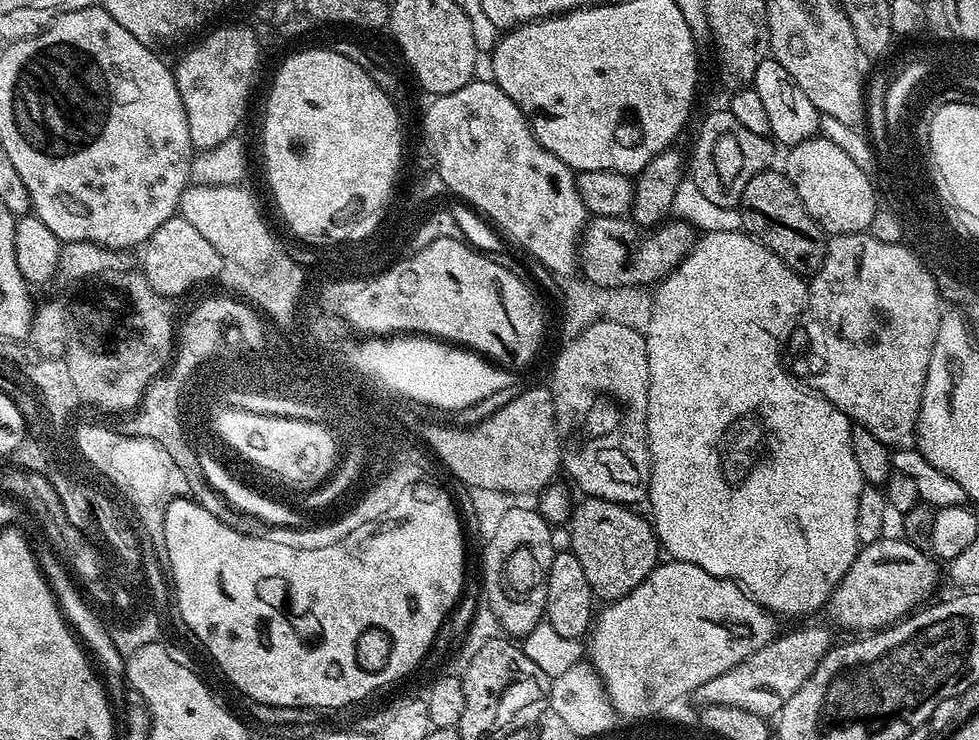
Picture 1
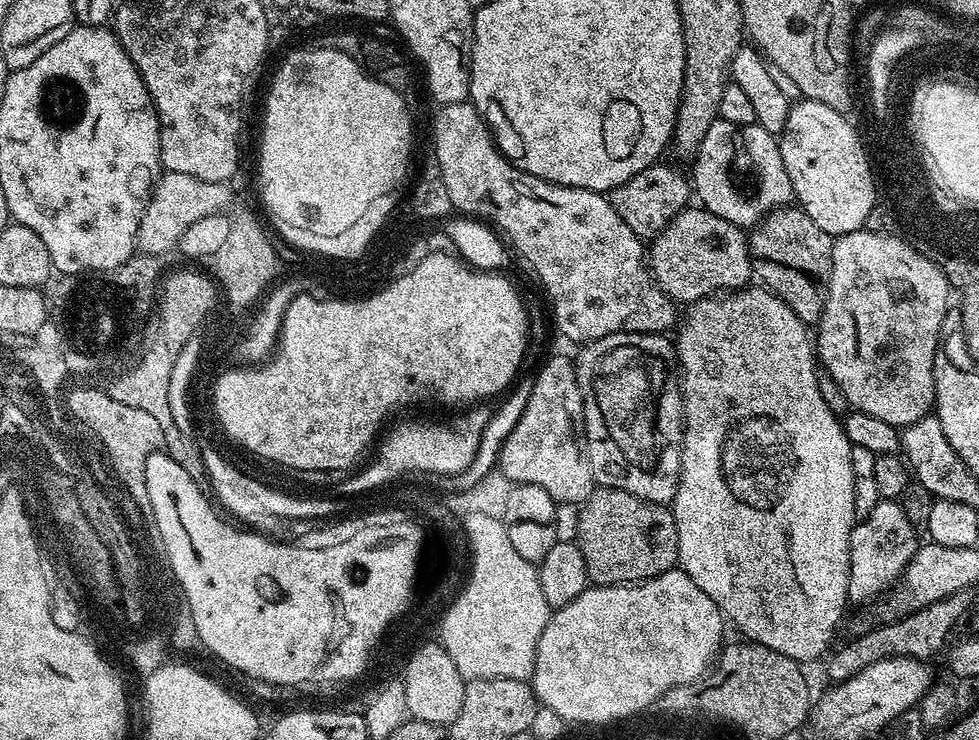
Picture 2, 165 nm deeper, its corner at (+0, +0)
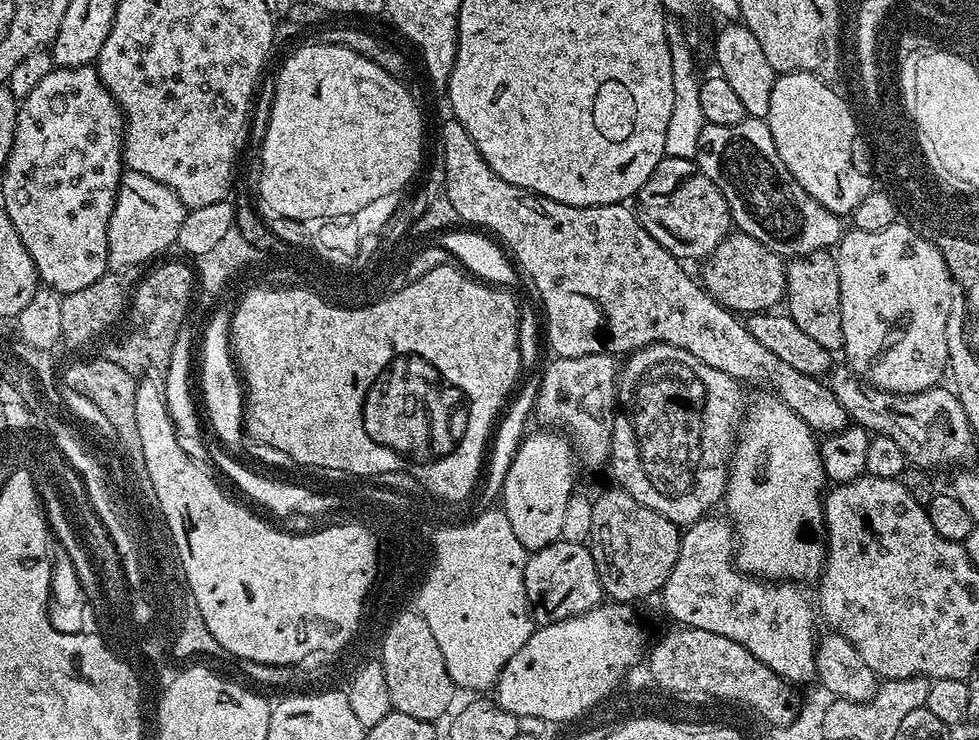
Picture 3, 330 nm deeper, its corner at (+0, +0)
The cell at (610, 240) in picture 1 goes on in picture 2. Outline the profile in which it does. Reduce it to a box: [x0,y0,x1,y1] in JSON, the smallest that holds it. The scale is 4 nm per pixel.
[650,206,754,306]

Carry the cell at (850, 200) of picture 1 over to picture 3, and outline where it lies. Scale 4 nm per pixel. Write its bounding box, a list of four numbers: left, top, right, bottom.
[766,72,869,218]

